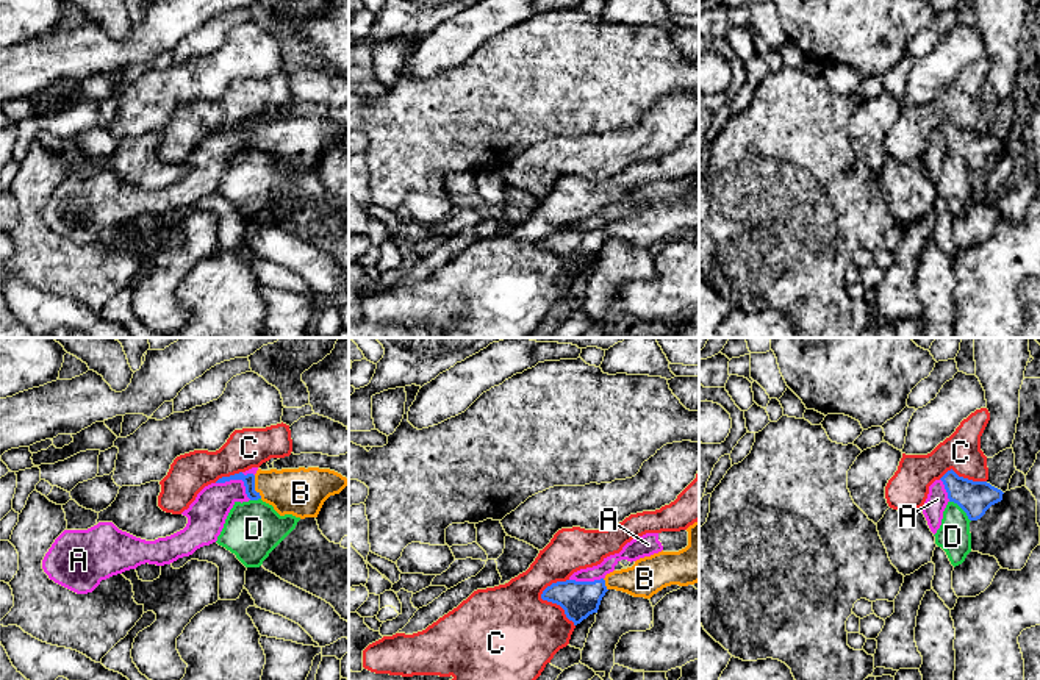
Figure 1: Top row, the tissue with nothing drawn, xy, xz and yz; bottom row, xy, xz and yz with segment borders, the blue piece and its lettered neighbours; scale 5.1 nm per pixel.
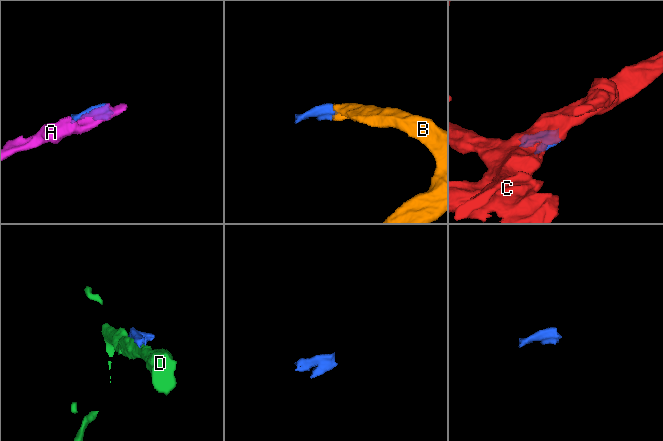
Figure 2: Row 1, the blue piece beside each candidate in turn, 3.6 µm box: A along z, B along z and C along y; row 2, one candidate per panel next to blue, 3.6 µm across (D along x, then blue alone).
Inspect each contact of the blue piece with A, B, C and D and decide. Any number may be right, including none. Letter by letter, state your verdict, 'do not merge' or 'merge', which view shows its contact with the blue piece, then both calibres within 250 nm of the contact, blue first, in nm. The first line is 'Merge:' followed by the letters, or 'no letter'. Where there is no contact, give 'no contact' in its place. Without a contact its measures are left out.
Merge: B
A: do not merge; contact in xy; calibres 60 and 200 nm
B: merge; contact in xy; calibres 60 and 240 nm
C: do not merge; contact in xz; calibres 190 and 460 nm
D: do not merge; contact in yz; calibres 180 and 170 nm

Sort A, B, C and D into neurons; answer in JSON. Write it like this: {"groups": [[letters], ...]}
{"groups": [["A"], ["B"], ["C"], ["D"]]}

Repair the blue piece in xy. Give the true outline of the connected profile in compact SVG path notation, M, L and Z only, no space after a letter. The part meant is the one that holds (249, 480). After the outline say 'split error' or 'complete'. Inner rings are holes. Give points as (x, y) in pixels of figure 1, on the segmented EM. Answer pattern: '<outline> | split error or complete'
M319 467L258 469L255 475L239 472L222 477L216 483L230 480L242 480L250 500L261 499L280 516L292 514L300 519L317 517L324 502L349 485L341 474Z | split error

